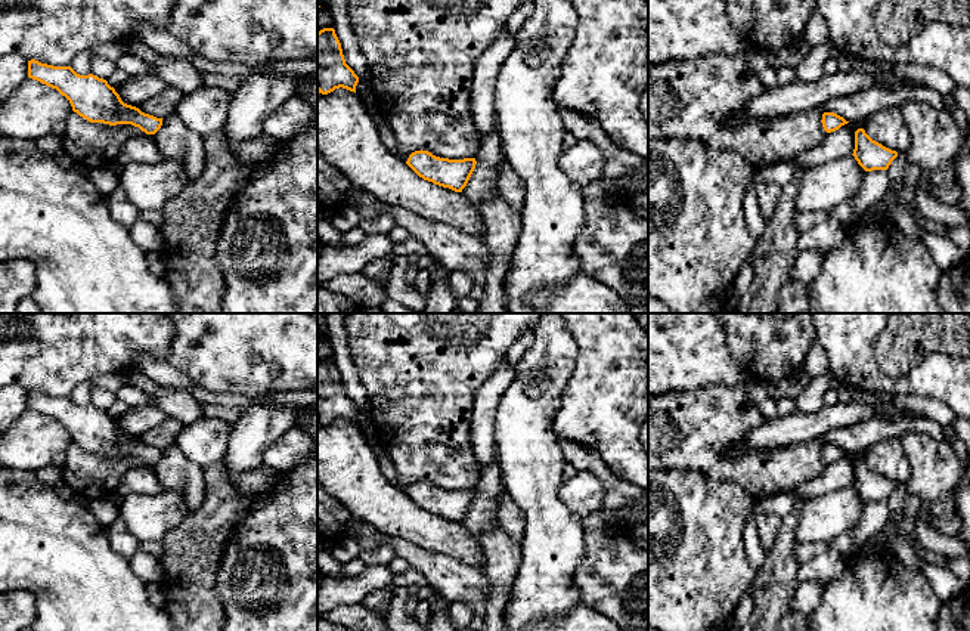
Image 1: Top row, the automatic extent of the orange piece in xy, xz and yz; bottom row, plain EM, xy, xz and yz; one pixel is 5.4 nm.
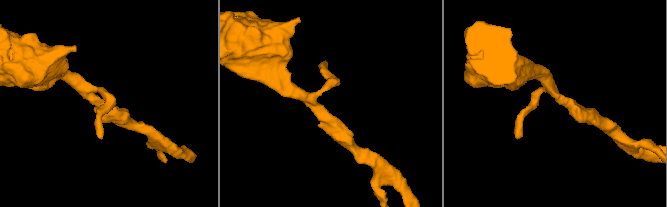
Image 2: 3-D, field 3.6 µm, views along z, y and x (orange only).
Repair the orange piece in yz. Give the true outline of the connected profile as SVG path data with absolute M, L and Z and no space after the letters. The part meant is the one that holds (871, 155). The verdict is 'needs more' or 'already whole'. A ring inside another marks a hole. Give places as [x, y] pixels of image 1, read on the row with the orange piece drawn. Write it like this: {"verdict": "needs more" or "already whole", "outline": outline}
{"verdict": "already whole", "outline": "M858 129L855 132L855 149L852 155L865 171L873 171L887 170L898 157L898 152L873 140L864 129Z"}

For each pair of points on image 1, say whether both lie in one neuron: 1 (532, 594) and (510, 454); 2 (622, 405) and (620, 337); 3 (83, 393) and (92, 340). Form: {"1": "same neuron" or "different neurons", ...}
{"1": "same neuron", "2": "same neuron", "3": "different neurons"}

